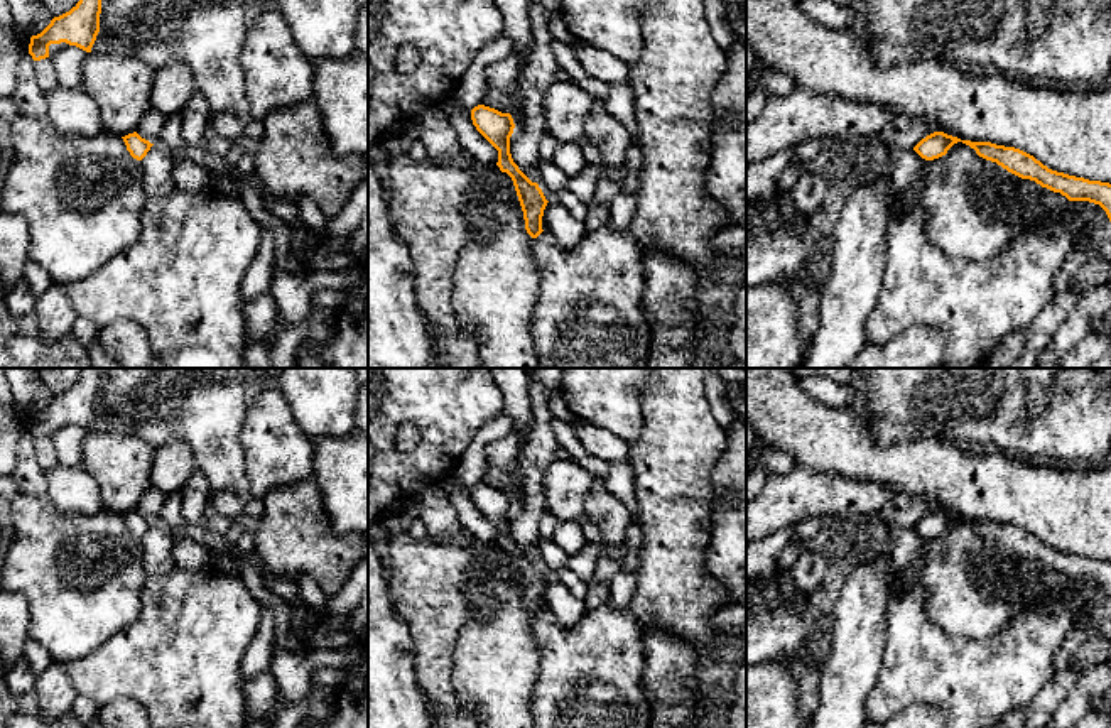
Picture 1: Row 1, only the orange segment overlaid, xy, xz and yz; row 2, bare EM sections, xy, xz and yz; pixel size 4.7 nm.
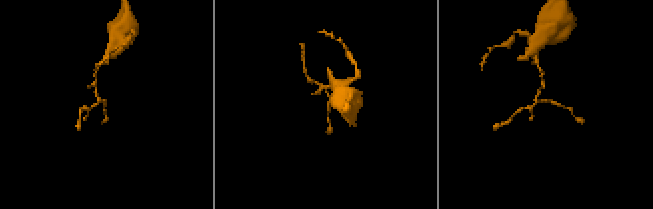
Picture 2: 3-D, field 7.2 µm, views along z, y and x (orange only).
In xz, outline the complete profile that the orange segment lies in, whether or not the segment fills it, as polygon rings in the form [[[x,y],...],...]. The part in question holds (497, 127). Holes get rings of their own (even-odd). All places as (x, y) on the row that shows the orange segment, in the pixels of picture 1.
[[[478,105],[471,110],[471,120],[476,130],[498,150],[496,166],[512,177],[523,211],[525,230],[532,238],[537,238],[544,231],[542,216],[549,201],[539,184],[532,182],[512,159],[510,137],[515,128],[512,115]]]

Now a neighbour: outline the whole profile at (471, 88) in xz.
[[[501,34],[498,39],[485,46],[473,59],[469,68],[461,74],[458,86],[453,91],[456,101],[466,110],[481,105],[490,88],[483,79],[483,69],[505,59],[513,52],[512,41]]]

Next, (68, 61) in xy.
[[[68,46],[51,57],[59,86],[66,90],[79,88],[81,64],[86,54],[86,51],[76,46]]]

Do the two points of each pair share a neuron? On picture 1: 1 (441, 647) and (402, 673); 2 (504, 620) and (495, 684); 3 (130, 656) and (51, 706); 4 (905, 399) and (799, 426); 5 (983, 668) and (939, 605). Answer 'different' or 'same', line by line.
1: different
2: same
3: different
4: different
5: different

